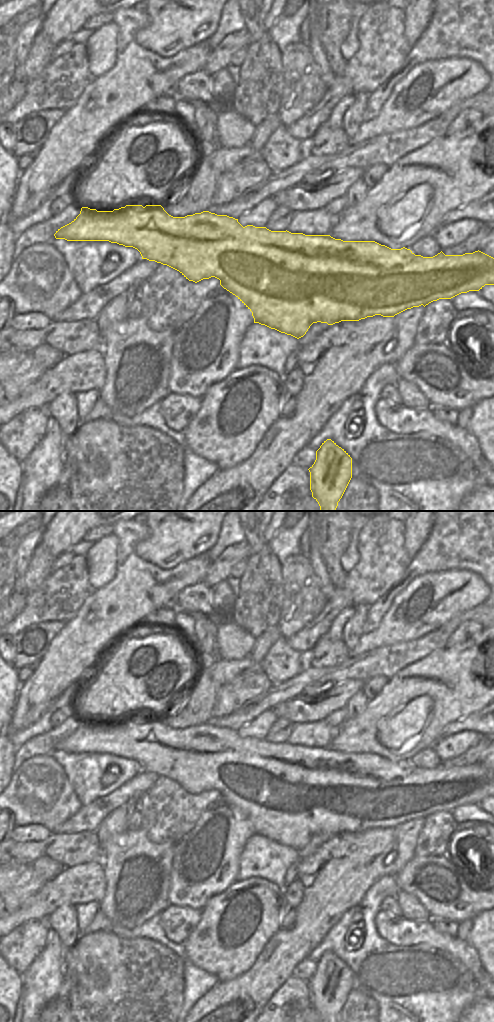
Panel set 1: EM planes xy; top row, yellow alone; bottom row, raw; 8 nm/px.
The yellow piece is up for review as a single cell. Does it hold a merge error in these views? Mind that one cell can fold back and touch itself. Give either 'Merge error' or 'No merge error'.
No merge error

